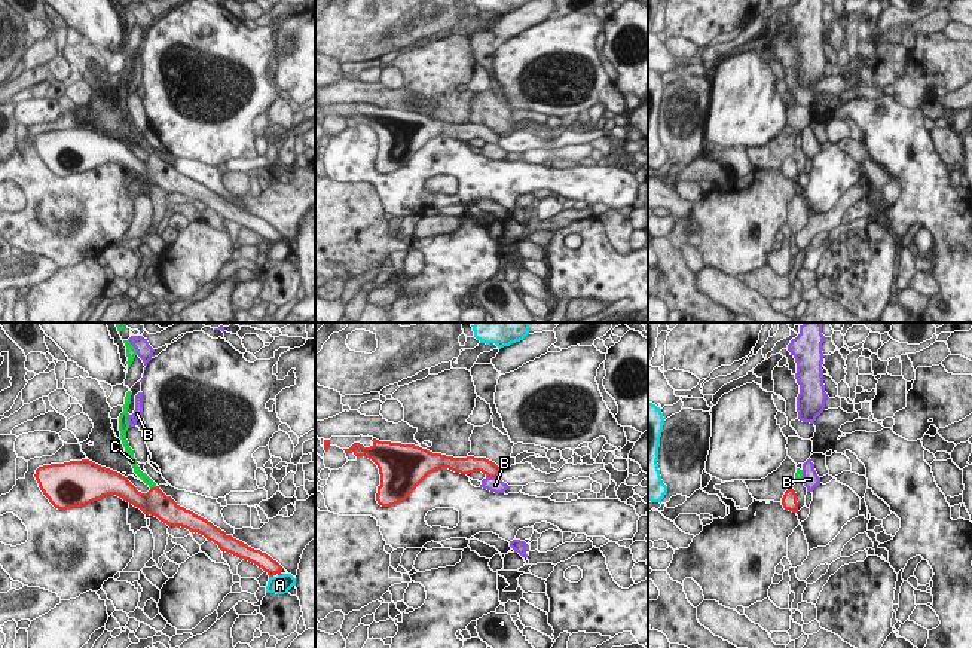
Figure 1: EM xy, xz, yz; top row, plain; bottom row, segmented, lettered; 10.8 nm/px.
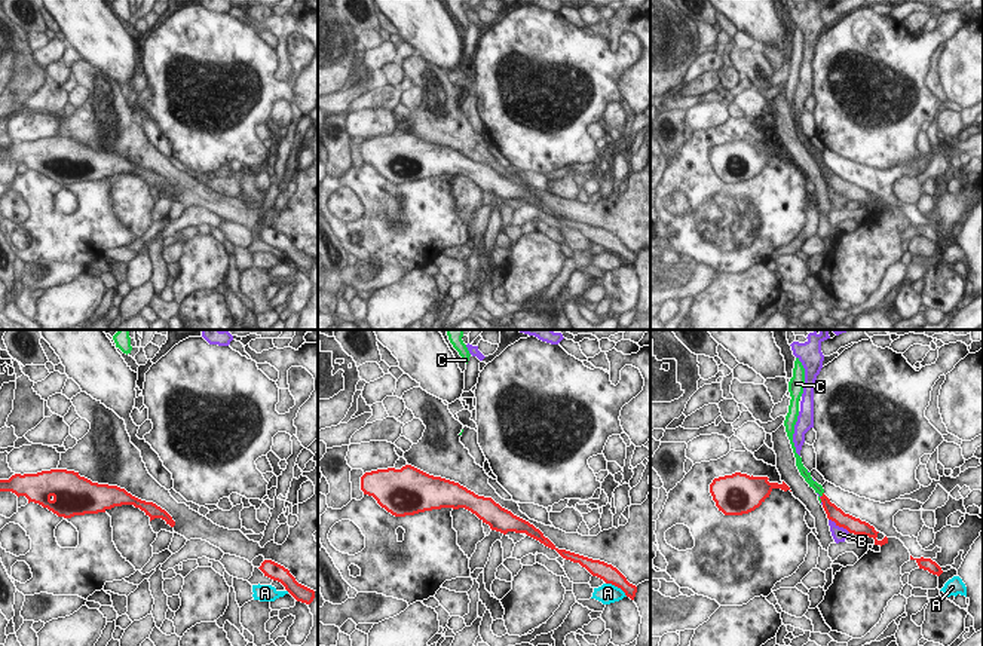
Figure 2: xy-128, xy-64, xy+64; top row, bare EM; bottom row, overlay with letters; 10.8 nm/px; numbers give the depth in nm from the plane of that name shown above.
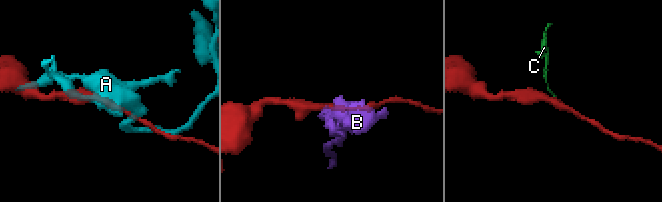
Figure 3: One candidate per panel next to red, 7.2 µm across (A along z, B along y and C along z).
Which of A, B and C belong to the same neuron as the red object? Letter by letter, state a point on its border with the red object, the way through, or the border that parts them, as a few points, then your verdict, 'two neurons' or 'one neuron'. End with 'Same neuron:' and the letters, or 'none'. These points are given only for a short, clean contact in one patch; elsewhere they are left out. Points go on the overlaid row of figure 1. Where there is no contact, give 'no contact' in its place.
A: contact xy (280, 574); border xy (283, 574), (278, 575); two neurons
B: contact xz (492, 476); two neurons
C: contact xy (153, 488); way xy (155, 503), (153, 488), (143, 476); one neuron
Same neuron: C

